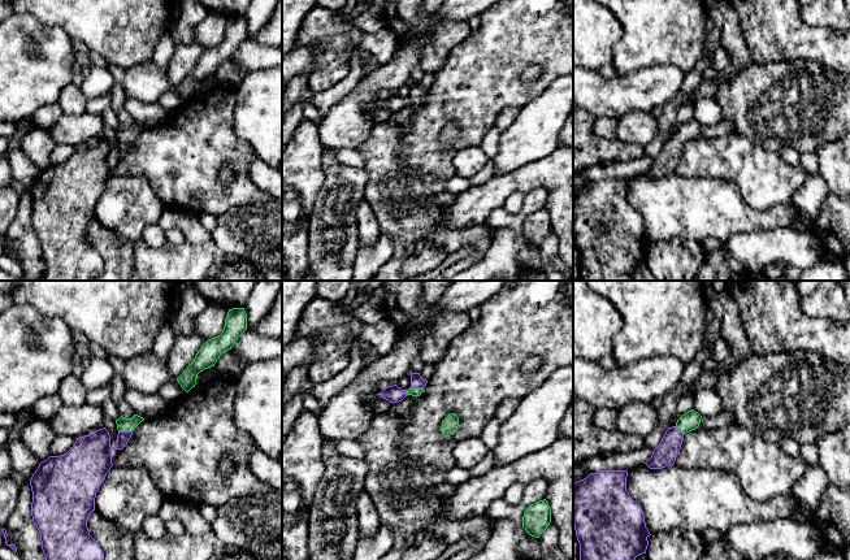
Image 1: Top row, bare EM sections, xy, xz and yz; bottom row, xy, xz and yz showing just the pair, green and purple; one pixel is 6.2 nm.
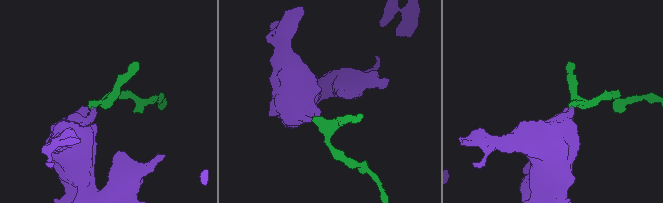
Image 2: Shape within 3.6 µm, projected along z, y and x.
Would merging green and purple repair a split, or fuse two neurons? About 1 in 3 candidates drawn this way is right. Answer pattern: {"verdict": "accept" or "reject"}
{"verdict": "accept"}

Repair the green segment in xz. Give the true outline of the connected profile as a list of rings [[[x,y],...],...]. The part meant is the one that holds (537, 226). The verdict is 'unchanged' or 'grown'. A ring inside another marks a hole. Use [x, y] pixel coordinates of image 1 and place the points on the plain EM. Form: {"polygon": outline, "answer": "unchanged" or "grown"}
{"polygon": [[[546,208],[526,217],[522,225],[522,236],[529,244],[539,247],[551,231],[551,217]]], "answer": "unchanged"}

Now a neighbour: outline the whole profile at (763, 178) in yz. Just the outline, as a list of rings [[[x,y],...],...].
[[[738,134],[716,138],[698,135],[684,143],[675,174],[732,182],[756,210],[786,204],[808,173],[784,161],[777,152]]]

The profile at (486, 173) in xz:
[[[490,160],[477,174],[470,178],[470,186],[480,186],[494,177],[494,164]]]

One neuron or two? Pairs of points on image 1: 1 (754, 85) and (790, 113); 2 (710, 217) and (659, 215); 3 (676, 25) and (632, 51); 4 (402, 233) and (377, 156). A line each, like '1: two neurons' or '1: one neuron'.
1: one neuron
2: one neuron
3: one neuron
4: one neuron

